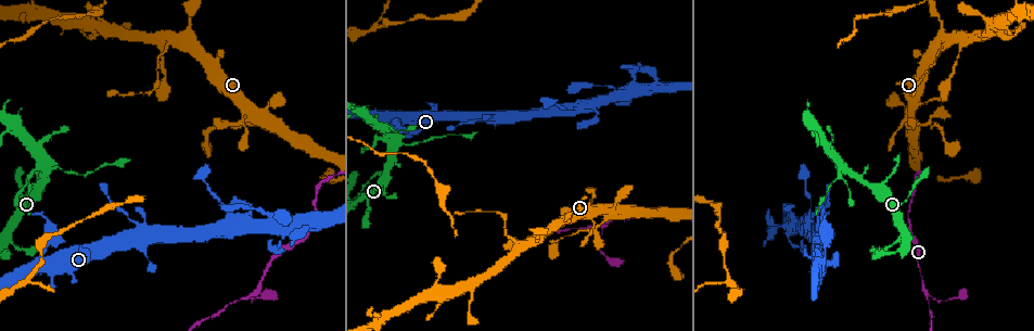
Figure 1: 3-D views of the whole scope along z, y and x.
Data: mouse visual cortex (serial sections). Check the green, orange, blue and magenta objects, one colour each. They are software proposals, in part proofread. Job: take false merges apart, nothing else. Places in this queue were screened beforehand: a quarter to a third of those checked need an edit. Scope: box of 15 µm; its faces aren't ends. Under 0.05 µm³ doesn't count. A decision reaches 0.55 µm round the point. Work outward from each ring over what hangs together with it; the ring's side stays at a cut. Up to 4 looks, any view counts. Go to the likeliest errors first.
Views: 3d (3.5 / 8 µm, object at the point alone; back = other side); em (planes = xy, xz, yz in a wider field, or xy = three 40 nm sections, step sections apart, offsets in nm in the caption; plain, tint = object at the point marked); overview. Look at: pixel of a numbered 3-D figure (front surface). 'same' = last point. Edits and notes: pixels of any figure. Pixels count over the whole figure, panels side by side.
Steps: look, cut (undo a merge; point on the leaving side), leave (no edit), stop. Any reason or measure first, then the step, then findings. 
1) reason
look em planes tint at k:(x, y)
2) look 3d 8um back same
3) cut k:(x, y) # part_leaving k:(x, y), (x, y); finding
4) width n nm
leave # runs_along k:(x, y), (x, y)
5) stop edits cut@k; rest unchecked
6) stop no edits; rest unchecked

sharp bend
look 3d 3.5um at 1:(931, 115)

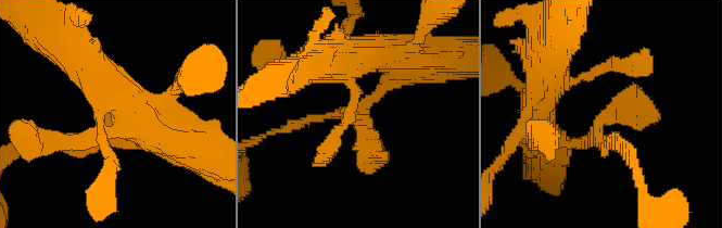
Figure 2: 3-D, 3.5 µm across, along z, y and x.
look em xy step 1 tint at 2:(357, 117)

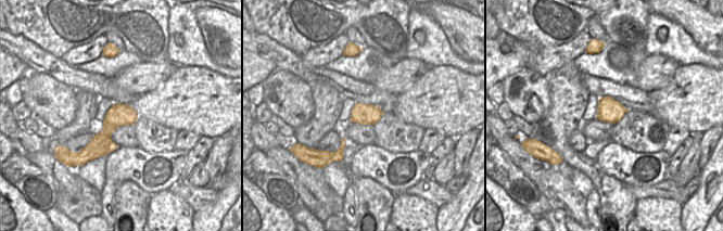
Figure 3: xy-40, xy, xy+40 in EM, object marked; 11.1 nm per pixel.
leave # runs_along 2:(392, 71), (355, 110), (372, 174); continuous, no second cell

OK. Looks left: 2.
look 3d 3.5um at 1:(47, 170)

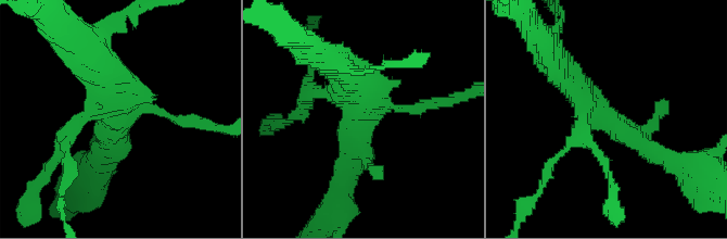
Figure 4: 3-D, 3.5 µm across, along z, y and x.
need the tissue
look em planes tint at 4:(115, 108)

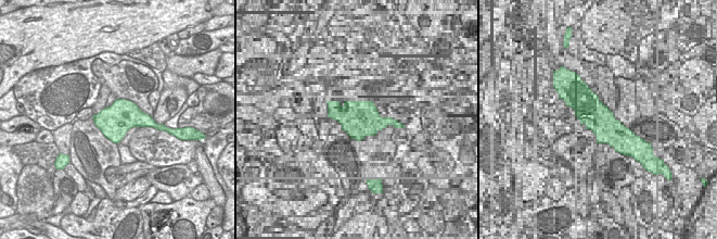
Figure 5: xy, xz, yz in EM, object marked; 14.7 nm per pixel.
arm_widths 150, 200, 300, 450 nm
leave # runs_along 4:(653, 153), (606, 120), (553, 57); one cell here

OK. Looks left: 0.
stop no edits; rest unchecked

